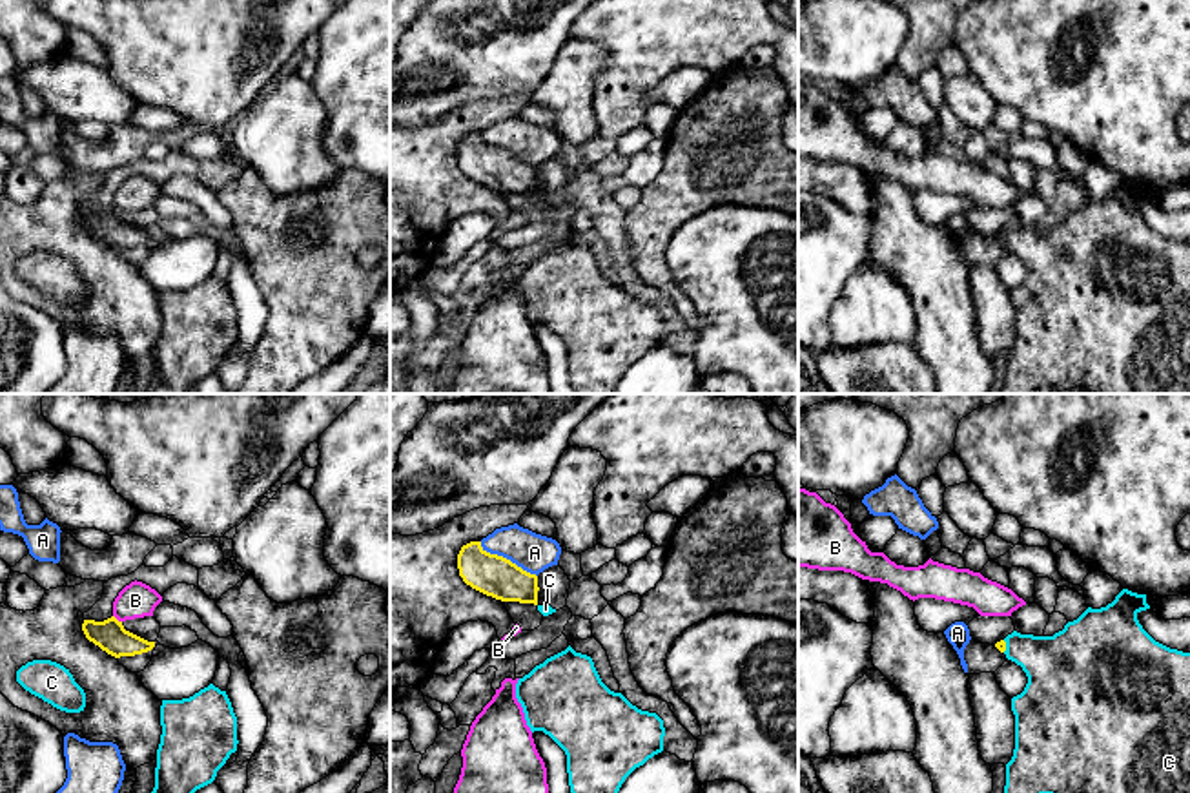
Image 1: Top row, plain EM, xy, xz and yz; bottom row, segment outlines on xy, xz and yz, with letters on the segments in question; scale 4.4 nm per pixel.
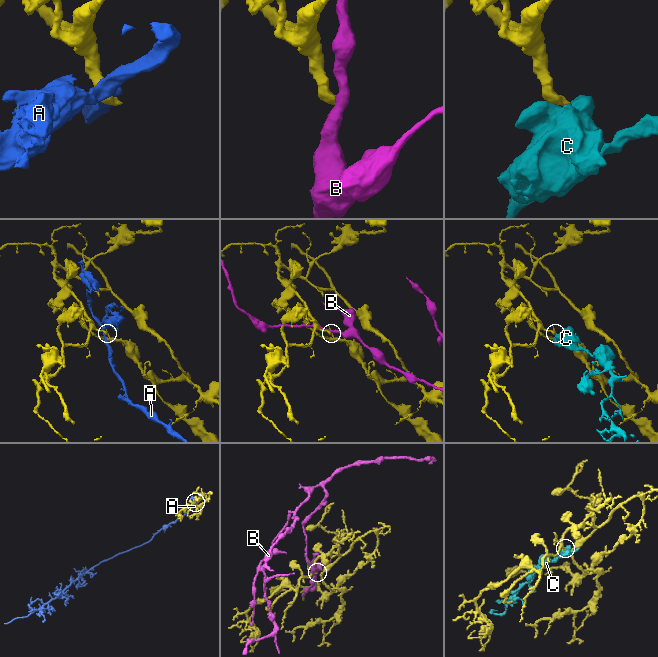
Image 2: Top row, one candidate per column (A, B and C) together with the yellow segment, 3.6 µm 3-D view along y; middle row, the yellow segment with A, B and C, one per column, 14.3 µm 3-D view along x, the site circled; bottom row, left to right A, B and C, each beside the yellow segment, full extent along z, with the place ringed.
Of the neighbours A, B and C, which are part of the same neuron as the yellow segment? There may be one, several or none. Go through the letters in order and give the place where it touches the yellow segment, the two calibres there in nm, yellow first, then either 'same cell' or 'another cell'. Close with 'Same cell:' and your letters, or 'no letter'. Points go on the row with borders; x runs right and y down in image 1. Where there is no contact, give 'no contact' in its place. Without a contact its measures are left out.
A: meets yellow in xz at (505, 558); 180 nm thick on the yellow side, 170 nm on the other; another cell
B: meets yellow in xy at (115, 618); 140 nm thick on the yellow side, 160 nm on the other; another cell
C: meets yellow in yz at (1005, 646); 50 nm thick on the yellow side, 280 nm on the other; same cell
Same cell: C

